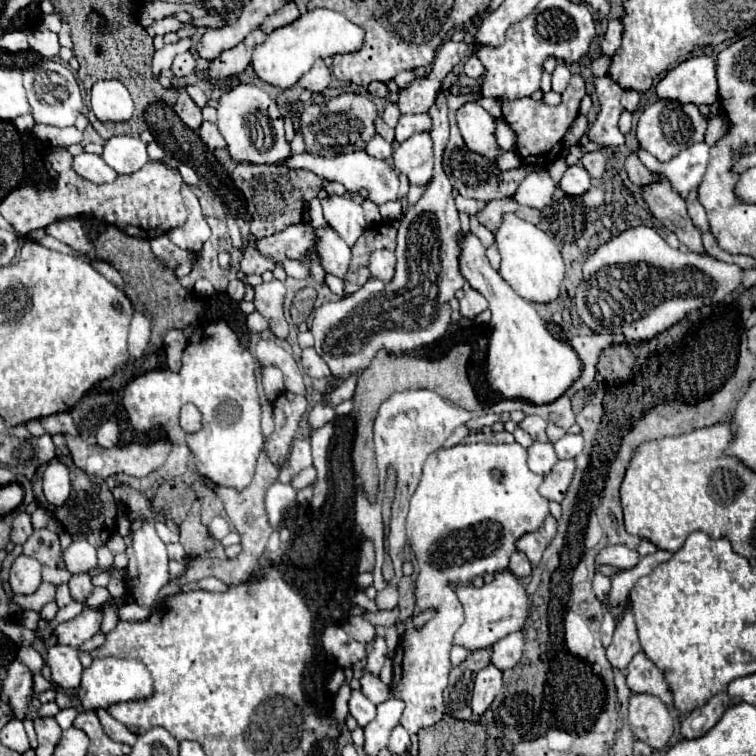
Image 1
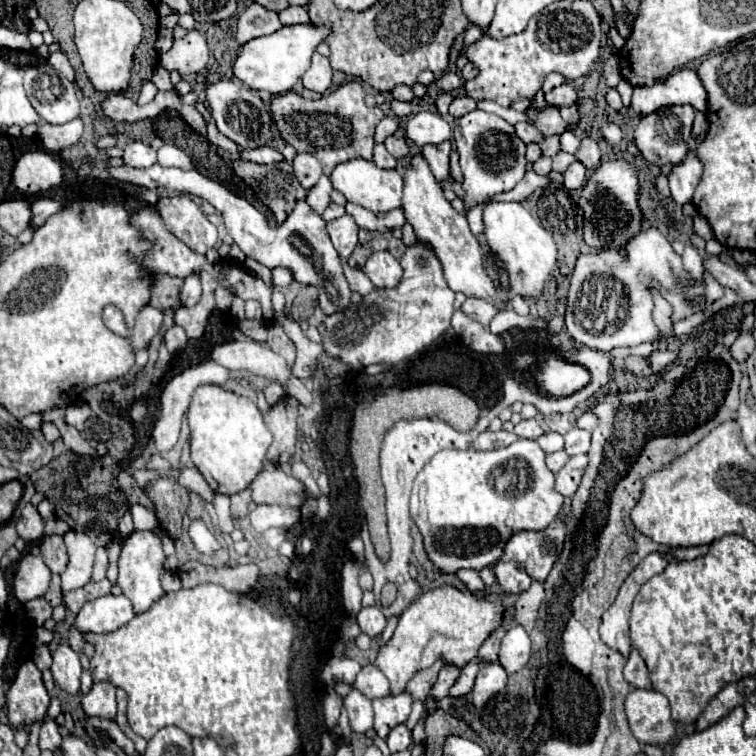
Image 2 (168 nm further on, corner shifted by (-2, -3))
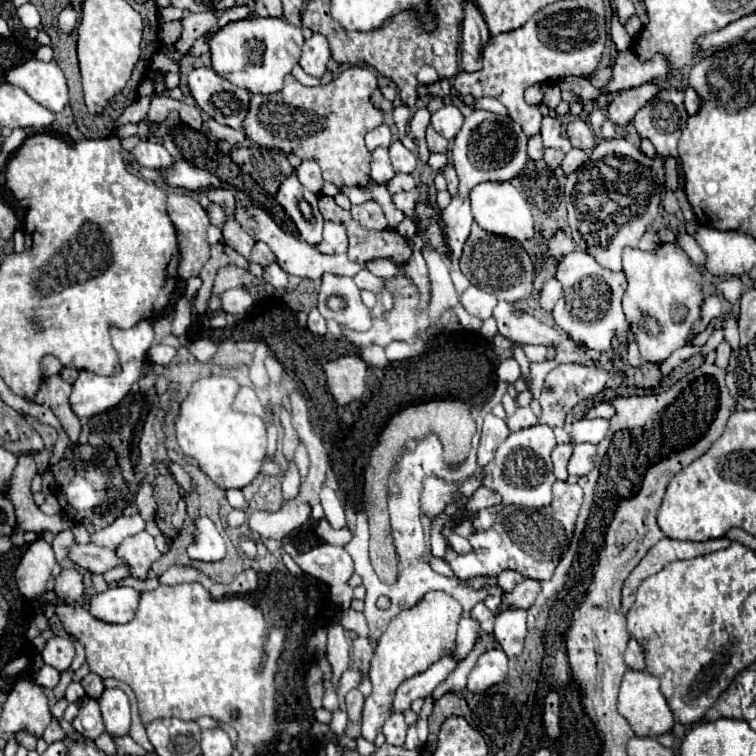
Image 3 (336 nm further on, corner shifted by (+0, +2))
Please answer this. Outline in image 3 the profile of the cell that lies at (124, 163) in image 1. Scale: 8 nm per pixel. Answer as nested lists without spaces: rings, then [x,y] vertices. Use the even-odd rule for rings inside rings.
[[[147,139],[139,141],[133,147],[133,157],[139,161],[139,165],[143,167],[151,167],[151,169],[163,169],[163,167],[171,167],[173,165],[173,157],[165,151],[165,147],[161,143],[151,143]]]

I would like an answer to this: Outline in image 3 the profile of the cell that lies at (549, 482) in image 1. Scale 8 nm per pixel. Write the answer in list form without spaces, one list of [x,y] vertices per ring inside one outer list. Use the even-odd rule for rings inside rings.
[[[579,443],[575,445],[575,451],[571,455],[571,461],[567,465],[569,475],[585,475],[593,469],[593,457],[595,457],[595,445],[593,443]]]

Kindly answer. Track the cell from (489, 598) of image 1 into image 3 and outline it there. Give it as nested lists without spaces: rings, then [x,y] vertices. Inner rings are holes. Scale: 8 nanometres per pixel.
[[[431,591],[423,595],[419,605],[411,609],[403,609],[395,615],[387,627],[387,631],[379,637],[375,653],[371,657],[369,679],[373,685],[373,693],[365,699],[363,719],[361,719],[361,737],[373,741],[375,735],[381,731],[385,719],[389,717],[391,701],[395,689],[401,681],[429,669],[443,653],[453,653],[457,647],[457,625],[461,621],[461,605],[449,593]]]

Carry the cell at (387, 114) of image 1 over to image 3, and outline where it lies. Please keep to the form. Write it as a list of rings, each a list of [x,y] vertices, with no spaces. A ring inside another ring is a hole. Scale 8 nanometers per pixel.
[[[387,123],[371,129],[365,137],[365,143],[369,147],[369,151],[373,151],[375,147],[389,147],[391,145],[391,129]]]

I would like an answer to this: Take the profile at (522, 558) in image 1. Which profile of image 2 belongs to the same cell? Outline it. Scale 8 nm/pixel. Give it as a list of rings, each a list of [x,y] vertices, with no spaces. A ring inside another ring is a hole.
[[[499,562],[495,566],[495,576],[497,576],[499,586],[507,594],[521,594],[531,584],[529,574],[525,570],[521,570],[517,562]]]

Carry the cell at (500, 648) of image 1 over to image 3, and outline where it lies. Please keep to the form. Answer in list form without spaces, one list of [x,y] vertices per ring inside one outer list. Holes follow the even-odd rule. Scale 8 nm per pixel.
[[[517,609],[517,611],[505,611],[499,613],[495,619],[495,629],[493,635],[499,643],[499,647],[507,653],[507,657],[517,657],[523,653],[523,645],[525,645],[525,611]]]

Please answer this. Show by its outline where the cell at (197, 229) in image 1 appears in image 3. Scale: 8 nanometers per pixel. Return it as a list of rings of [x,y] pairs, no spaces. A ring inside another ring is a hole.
[[[171,191],[167,193],[167,213],[179,237],[179,279],[195,277],[209,259],[207,211],[197,199]]]

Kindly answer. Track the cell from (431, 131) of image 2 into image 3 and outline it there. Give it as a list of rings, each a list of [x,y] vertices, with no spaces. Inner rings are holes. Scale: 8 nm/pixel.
[[[447,103],[445,107],[441,107],[439,111],[435,111],[431,115],[431,127],[449,141],[455,137],[455,133],[461,129],[461,125],[463,125],[463,115],[451,103]]]

